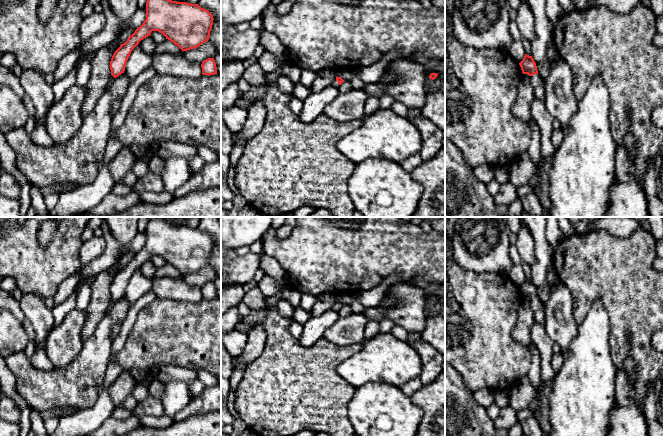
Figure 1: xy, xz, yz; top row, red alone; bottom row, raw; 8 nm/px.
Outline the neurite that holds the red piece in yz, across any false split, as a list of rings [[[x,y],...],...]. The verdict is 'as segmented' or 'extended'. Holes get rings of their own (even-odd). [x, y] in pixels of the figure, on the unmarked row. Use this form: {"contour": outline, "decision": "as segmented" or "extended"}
{"contour": [[[525,278],[523,284],[519,287],[519,289],[521,291],[522,297],[528,298],[530,300],[530,304],[534,313],[534,320],[538,322],[540,325],[544,326],[544,305],[538,298],[537,290],[532,280]]], "decision": "extended"}

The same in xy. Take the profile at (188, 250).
{"contour": [[[159,218],[150,219],[146,227],[145,245],[111,282],[111,300],[106,312],[124,297],[132,274],[141,264],[150,260],[152,255],[162,257],[183,276],[197,272],[209,264],[213,244],[213,239],[198,228],[172,225]]], "decision": "extended"}

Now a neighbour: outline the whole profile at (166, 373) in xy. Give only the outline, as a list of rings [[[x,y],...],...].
[[[172,364],[155,365],[151,370],[151,374],[153,378],[159,379],[164,384],[181,381],[189,386],[193,381],[198,380],[196,370]]]

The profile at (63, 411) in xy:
[[[61,407],[61,408],[55,408],[54,410],[50,410],[50,411],[38,411],[42,418],[46,418],[46,417],[63,417],[63,416],[68,416],[71,415],[75,412],[77,412],[77,410],[75,409],[70,409],[69,407]]]

